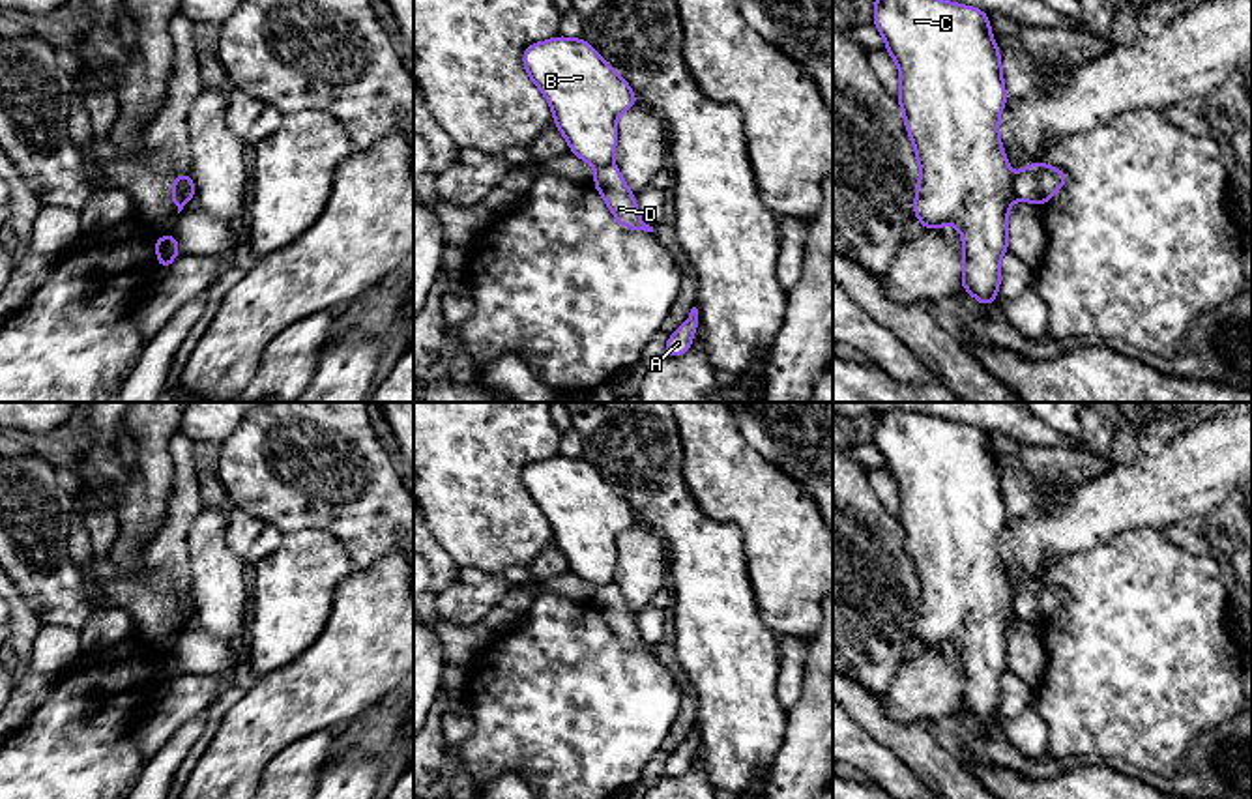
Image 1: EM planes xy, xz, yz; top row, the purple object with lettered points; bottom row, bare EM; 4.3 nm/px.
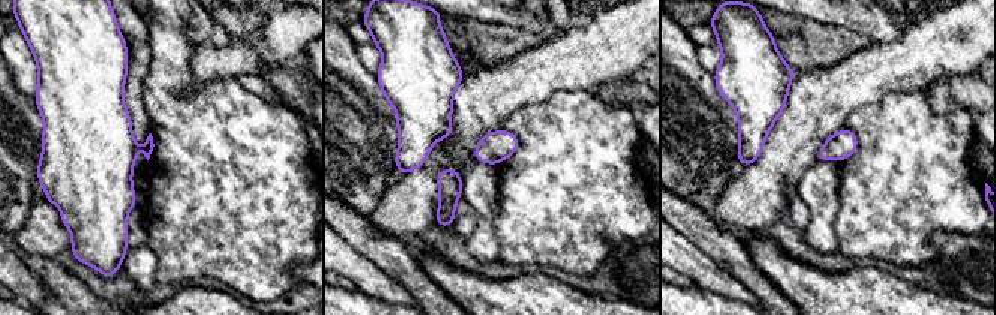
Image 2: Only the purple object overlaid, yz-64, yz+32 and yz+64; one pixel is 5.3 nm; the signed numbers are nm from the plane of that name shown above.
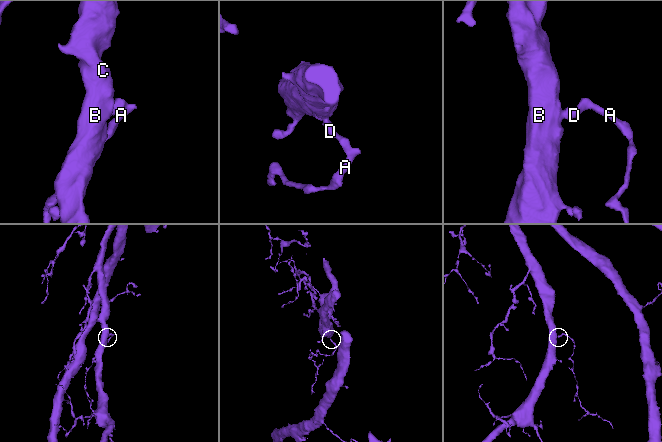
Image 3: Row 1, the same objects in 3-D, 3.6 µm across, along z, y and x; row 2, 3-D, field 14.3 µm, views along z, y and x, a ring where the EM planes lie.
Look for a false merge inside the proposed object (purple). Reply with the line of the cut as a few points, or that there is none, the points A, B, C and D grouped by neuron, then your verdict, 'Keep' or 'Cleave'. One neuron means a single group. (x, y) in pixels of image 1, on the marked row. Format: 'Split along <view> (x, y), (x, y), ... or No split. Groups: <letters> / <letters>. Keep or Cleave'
Split along yz (1017, 178), (1015, 197). Groups: A D / B C. Cleave

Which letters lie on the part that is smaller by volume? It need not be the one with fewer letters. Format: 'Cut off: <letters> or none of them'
Cut off: A, D

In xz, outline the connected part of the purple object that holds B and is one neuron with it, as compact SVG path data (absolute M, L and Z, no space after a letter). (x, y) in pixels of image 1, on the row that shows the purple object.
M582 37L531 43L522 65L546 97L569 152L595 168L614 165L616 120L640 103L629 82Z

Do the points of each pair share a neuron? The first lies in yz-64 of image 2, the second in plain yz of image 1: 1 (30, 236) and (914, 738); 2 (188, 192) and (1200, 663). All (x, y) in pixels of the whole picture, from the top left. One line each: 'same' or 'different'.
1: different
2: same

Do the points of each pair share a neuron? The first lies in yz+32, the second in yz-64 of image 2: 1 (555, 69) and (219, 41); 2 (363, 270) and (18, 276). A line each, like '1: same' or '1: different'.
1: different
2: same

